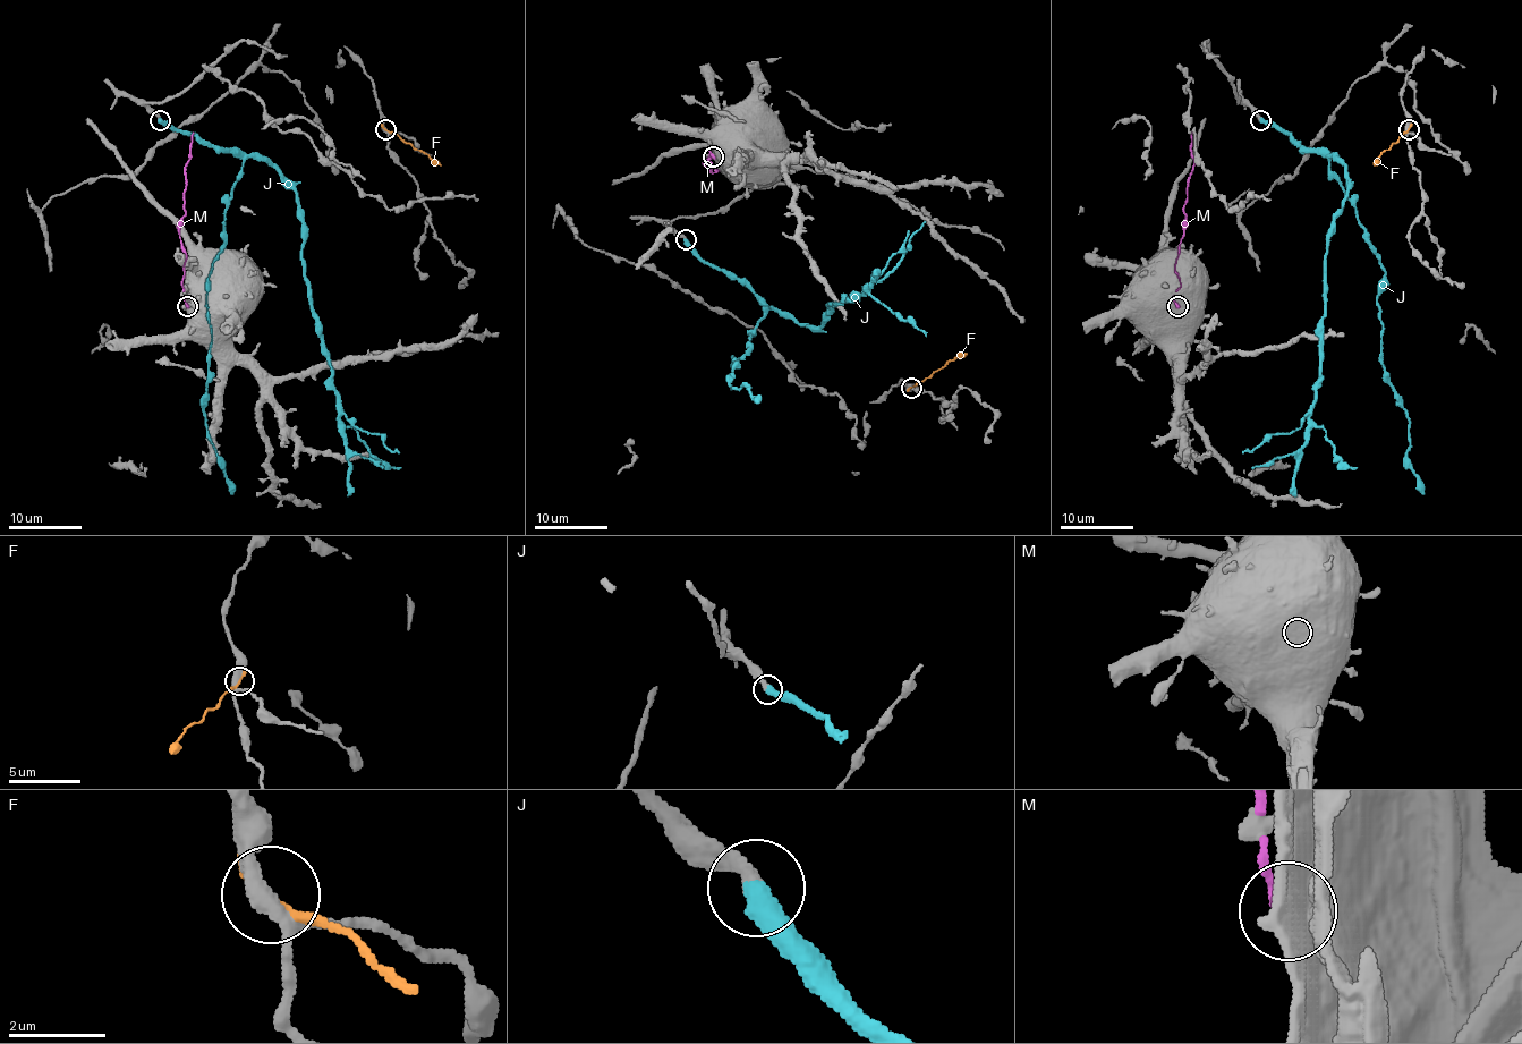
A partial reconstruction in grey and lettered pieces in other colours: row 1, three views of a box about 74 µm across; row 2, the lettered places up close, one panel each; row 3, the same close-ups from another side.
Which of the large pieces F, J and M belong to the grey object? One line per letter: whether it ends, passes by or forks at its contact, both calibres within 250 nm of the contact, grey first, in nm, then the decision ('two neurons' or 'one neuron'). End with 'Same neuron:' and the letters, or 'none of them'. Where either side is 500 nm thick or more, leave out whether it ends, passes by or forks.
F: it ends | 320/240 nm | two neurons
J: 320/500 nm | one neuron
M: 750/360 nm | two neurons
Same neuron: J

